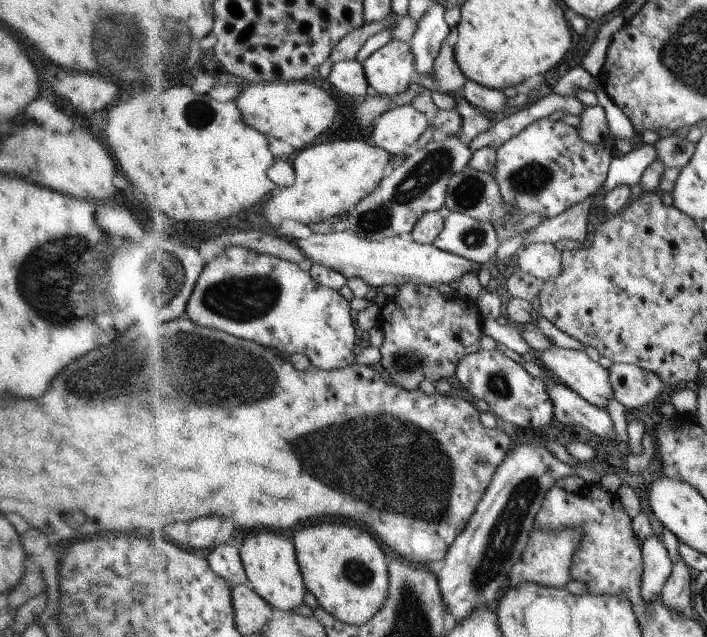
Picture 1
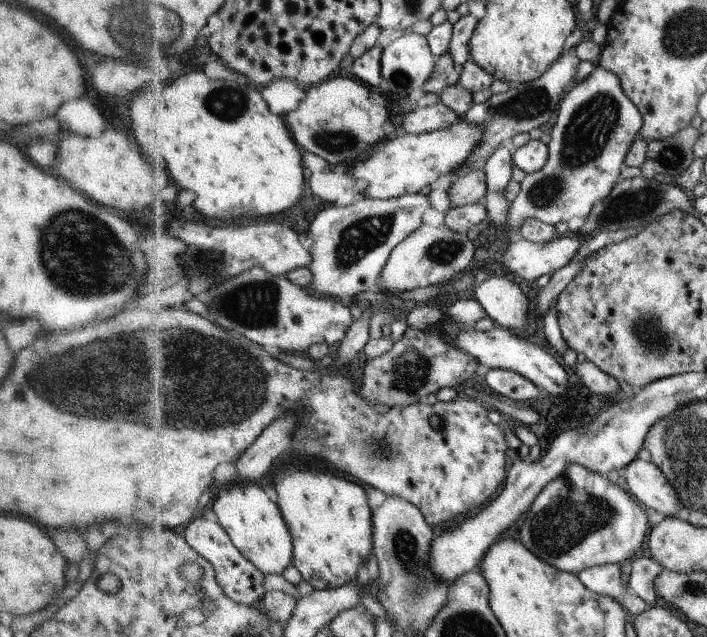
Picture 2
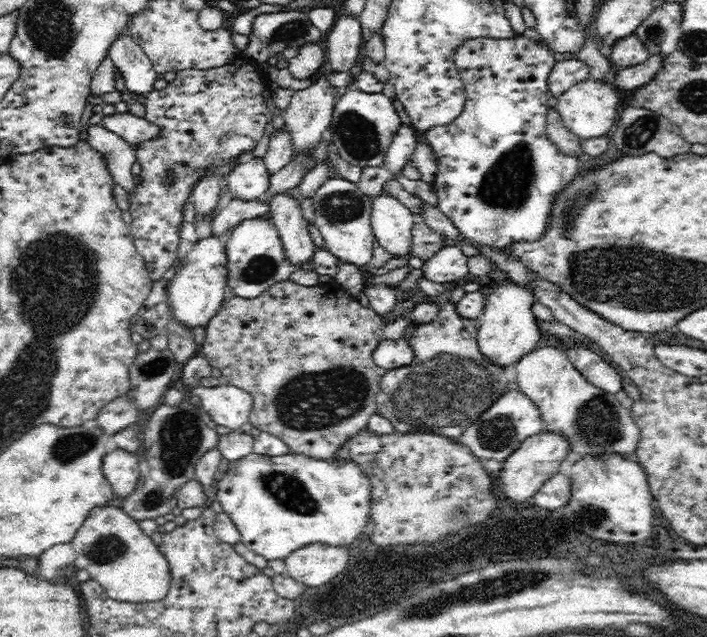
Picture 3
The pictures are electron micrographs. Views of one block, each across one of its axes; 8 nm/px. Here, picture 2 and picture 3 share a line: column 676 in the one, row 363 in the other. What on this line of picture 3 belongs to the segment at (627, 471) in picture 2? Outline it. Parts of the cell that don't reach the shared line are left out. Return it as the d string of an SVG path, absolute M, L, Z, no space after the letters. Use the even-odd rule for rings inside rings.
M508 280L500 281L489 295L482 314L477 318L479 329L476 342L479 352L488 364L496 363L500 367L506 367L537 348L542 331L532 313L532 306L537 299L528 285L518 285Z

